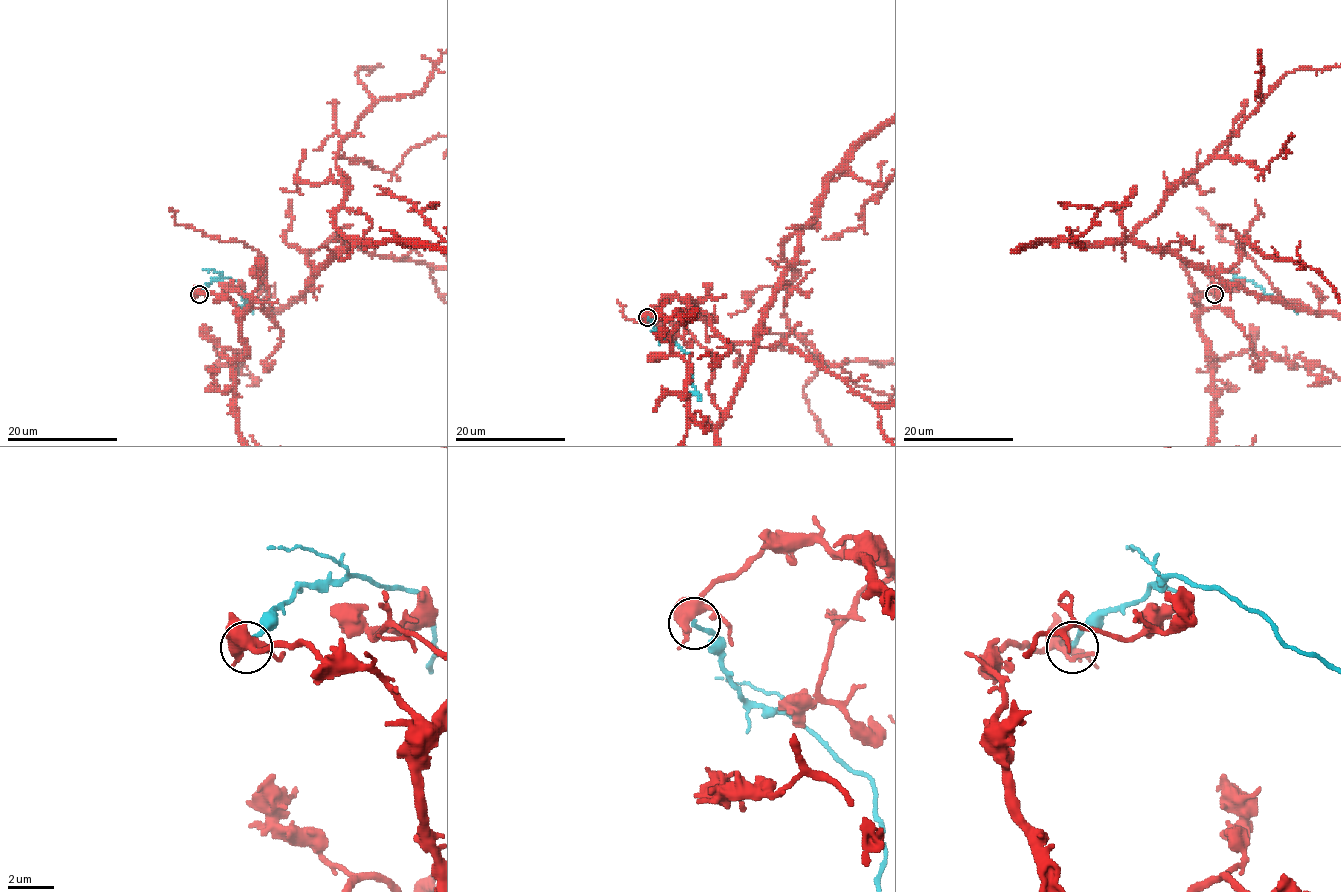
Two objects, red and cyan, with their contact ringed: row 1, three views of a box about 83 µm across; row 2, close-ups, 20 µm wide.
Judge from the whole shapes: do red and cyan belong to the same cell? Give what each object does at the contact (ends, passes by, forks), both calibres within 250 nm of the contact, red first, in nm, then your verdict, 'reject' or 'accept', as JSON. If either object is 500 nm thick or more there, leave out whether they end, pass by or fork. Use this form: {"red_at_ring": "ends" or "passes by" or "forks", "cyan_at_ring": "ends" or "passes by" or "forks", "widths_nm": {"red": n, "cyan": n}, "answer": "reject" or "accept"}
{"red_at_ring": "forks", "cyan_at_ring": "ends", "widths_nm": {"red": 440, "cyan": 190}, "answer": "reject"}

